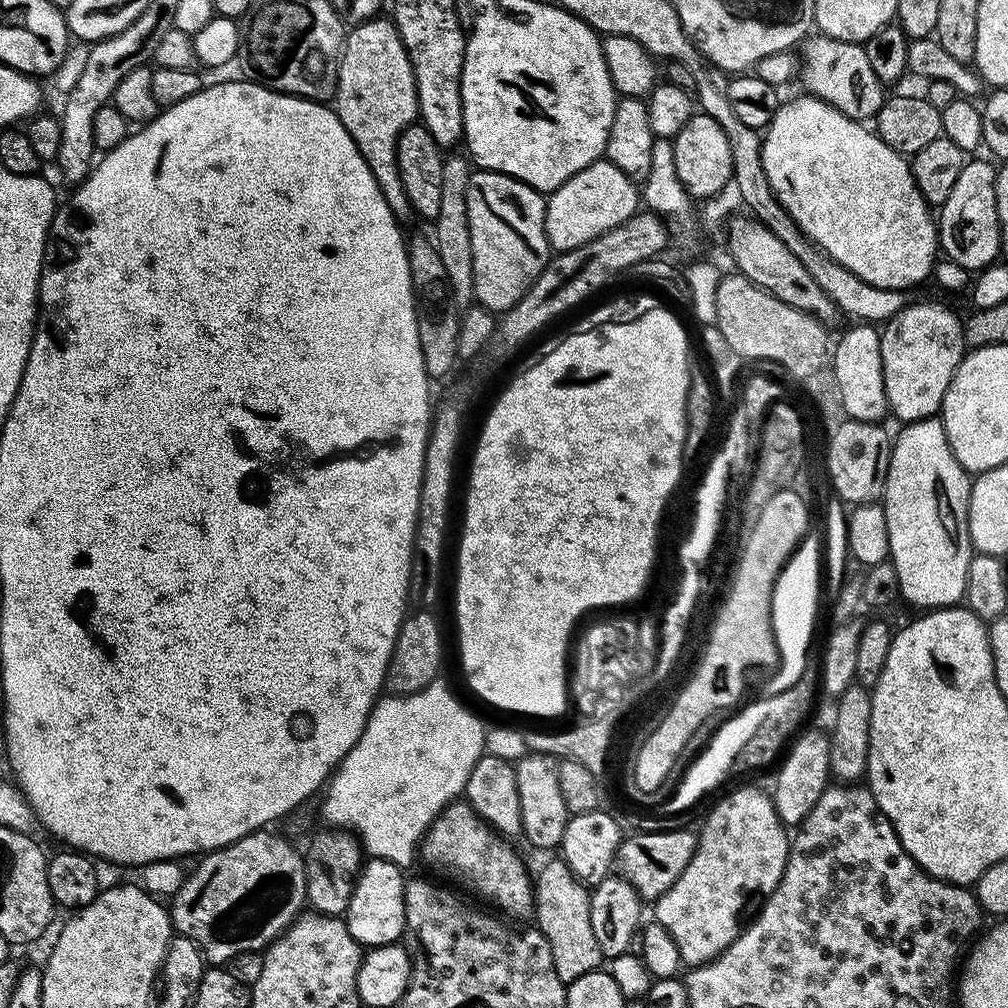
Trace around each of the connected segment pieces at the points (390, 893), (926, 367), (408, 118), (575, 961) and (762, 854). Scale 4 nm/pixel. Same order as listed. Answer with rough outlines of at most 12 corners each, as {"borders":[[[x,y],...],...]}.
{"borders":[[[369,859],[346,913],[361,946],[404,935],[406,876]],[[909,302],[879,338],[888,407],[935,417],[966,355],[961,317]],[[391,19],[344,37],[334,111],[397,218],[396,144],[420,115]],[[562,858],[535,873],[534,924],[564,985],[605,963],[589,889]],[[767,791],[713,806],[654,904],[685,965],[736,941],[778,886],[789,829]]]}

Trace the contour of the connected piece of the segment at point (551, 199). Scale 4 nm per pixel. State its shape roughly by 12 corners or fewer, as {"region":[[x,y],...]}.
{"region":[[606,158],[547,197],[549,245],[567,254],[638,211]]}

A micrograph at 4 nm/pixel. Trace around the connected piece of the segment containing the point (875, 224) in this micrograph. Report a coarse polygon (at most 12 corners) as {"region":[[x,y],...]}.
{"region":[[807,94],[762,138],[774,195],[872,287],[938,248],[909,159]]}

